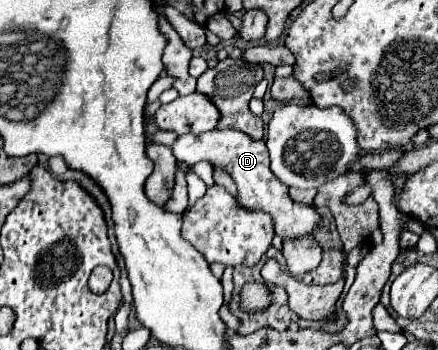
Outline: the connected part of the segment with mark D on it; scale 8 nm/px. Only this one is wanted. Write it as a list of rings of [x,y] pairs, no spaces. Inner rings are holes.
[[[208,130],[204,134],[184,134],[178,136],[178,140],[172,146],[174,156],[192,166],[200,160],[208,160],[212,166],[222,168],[226,174],[230,174],[230,178],[236,182],[238,188],[238,196],[236,202],[244,208],[244,210],[262,210],[266,214],[272,216],[276,234],[284,240],[284,238],[300,238],[300,236],[308,236],[312,234],[318,226],[322,226],[322,216],[318,214],[318,210],[312,204],[302,204],[290,198],[288,188],[278,182],[278,178],[270,172],[268,168],[268,150],[264,146],[264,140],[252,140],[248,138],[244,132],[240,130]]]

